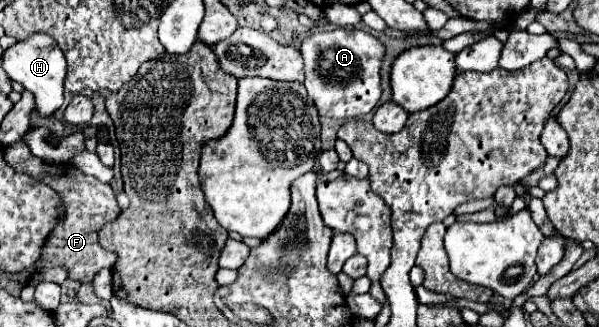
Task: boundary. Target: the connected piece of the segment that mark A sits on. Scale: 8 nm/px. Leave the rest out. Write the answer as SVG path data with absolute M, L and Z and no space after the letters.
M317 29L301 45L305 59L305 81L309 97L315 101L321 117L355 119L367 115L381 97L379 67L385 47L377 37L353 29Z

